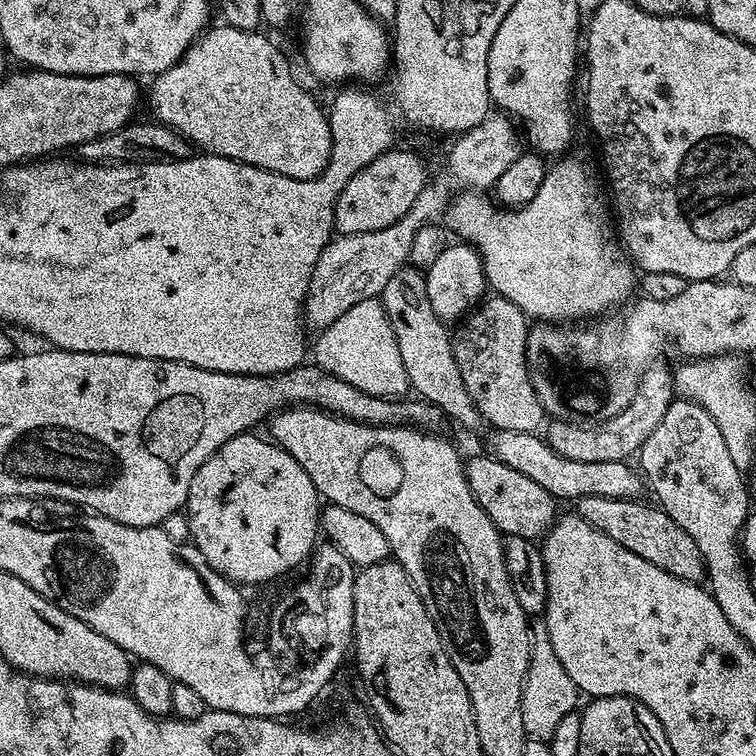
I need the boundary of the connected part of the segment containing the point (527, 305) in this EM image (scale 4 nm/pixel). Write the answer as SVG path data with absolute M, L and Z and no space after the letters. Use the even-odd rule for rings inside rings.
M565 155L563 158L560 158L565 158L565 160L560 160L556 165L553 166L552 164L551 167L547 169L547 179L542 182L538 192L530 198L527 204L521 204L515 210L505 210L503 207L497 206L491 200L492 205L491 202L484 197L487 195L480 190L464 190L459 194L453 195L446 209L448 228L456 235L453 237L471 244L472 247L480 253L481 262L484 264L487 287L491 289L495 295L504 296L510 302L514 302L514 306L521 308L525 316L536 322L580 322L585 318L596 318L601 314L611 313L613 309L615 309L612 308L615 304L621 303L620 305L623 305L625 301L633 295L633 293L631 294L632 288L634 292L634 276L632 280L634 265L628 253L624 251L624 245L620 243L620 237L617 229L614 227L614 216L610 211L610 200L606 195L606 188L602 183L601 173L597 171L597 169L596 173L586 161L579 160L578 157L567 156L568 155Z

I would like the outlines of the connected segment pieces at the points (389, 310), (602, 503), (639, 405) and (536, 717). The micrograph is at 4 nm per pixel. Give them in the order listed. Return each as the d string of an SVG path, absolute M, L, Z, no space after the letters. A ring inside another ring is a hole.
M413 266L400 268L390 278L390 282L386 282L378 299L383 304L390 326L394 330L398 354L402 354L402 366L406 366L408 382L414 392L416 388L415 395L438 406L447 419L449 416L464 428L476 428L482 424L480 411L474 406L462 382L462 374L458 374L458 362L454 362L449 329L430 306L425 273Z
M584 496L577 501L576 512L595 529L602 531L620 546L633 551L638 557L654 563L659 569L692 583L701 583L705 579L706 561L698 550L697 543L657 505L650 506L637 499Z
M655 360L643 371L640 376L639 386L636 388L635 396L626 410L620 411L617 415L605 417L593 422L576 424L574 422L554 422L551 424L546 439L553 452L562 454L563 457L570 458L576 462L616 462L627 461L637 455L646 439L653 434L655 427L662 422L663 415L672 405L676 398L675 377L671 367L668 368L662 360Z
M542 618L531 621L529 632L531 634L531 658L524 676L522 692L522 724L525 735L531 739L551 741L554 731L566 714L575 711L576 702L580 699L580 691L574 686L558 654L550 642L549 631Z

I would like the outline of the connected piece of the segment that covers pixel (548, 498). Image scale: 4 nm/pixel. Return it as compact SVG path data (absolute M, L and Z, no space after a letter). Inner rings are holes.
M488 454L469 459L466 471L475 500L503 535L534 540L552 526L558 512L555 497L543 490L538 482L531 481L526 474L511 469Z

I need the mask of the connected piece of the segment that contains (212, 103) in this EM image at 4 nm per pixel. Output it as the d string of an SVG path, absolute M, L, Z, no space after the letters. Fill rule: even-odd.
M227 26L209 27L207 31L196 37L184 56L177 64L170 66L170 70L161 72L159 76L151 81L152 89L147 89L146 104L152 107L152 112L159 123L170 126L176 132L187 138L201 153L211 154L213 156L225 156L231 160L238 161L239 164L249 164L253 168L264 168L268 172L277 172L279 176L289 176L299 180L314 180L323 172L324 167L328 165L328 159L332 153L332 125L329 117L322 109L316 105L316 100L292 77L292 72L288 69L288 60L263 36L263 31L257 30L247 32L246 30L234 30Z

